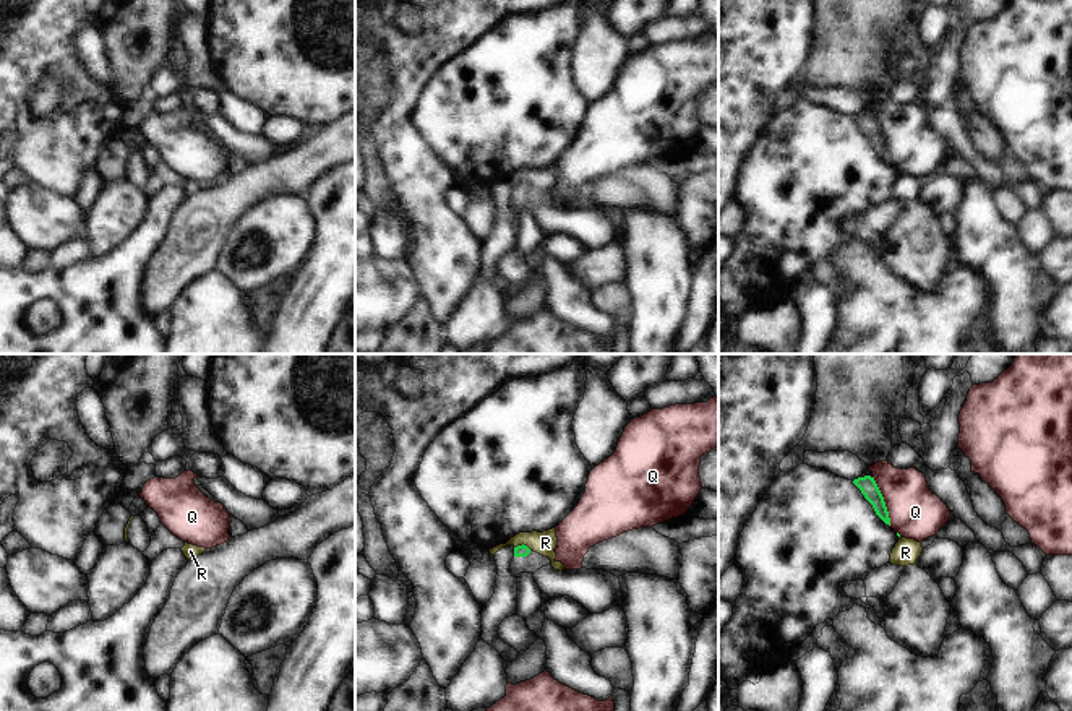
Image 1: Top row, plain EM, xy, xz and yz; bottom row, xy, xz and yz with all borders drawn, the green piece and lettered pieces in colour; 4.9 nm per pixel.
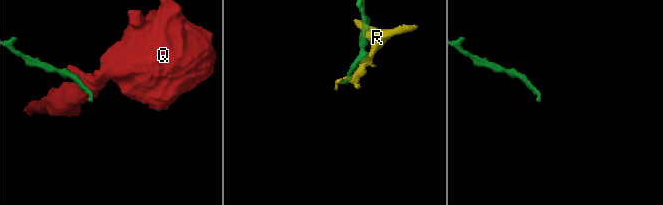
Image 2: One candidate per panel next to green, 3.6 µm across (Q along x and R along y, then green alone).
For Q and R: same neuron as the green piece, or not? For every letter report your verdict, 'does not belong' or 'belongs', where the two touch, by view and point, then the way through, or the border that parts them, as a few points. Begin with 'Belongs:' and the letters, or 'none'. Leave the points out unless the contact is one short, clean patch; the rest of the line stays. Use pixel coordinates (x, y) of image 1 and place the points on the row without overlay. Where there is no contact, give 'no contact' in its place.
Belongs: none
Q: does not belong; meets green in yz at (883, 137)
R: does not belong; meets green in xz at (523, 180); border along xz (514, 182), (526, 180), (531, 185)

